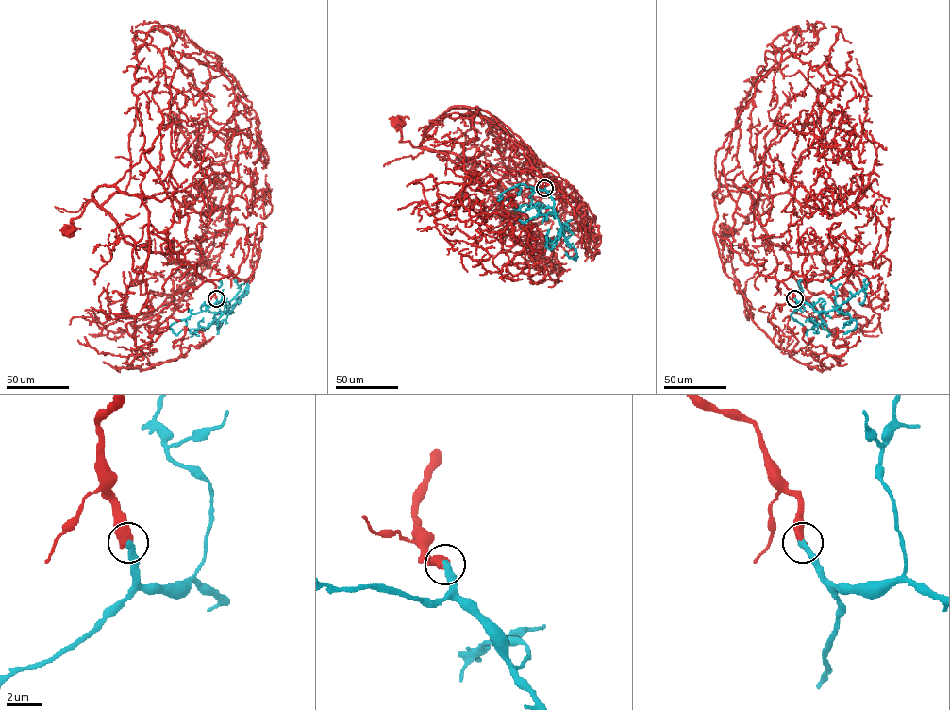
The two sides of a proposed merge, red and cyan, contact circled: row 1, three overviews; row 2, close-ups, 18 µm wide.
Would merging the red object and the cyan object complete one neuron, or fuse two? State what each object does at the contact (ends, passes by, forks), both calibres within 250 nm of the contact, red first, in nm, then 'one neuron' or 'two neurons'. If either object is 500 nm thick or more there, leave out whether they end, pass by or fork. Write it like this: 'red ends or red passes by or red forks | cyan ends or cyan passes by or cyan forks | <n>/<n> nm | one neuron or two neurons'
550/360 nm | one neuron

